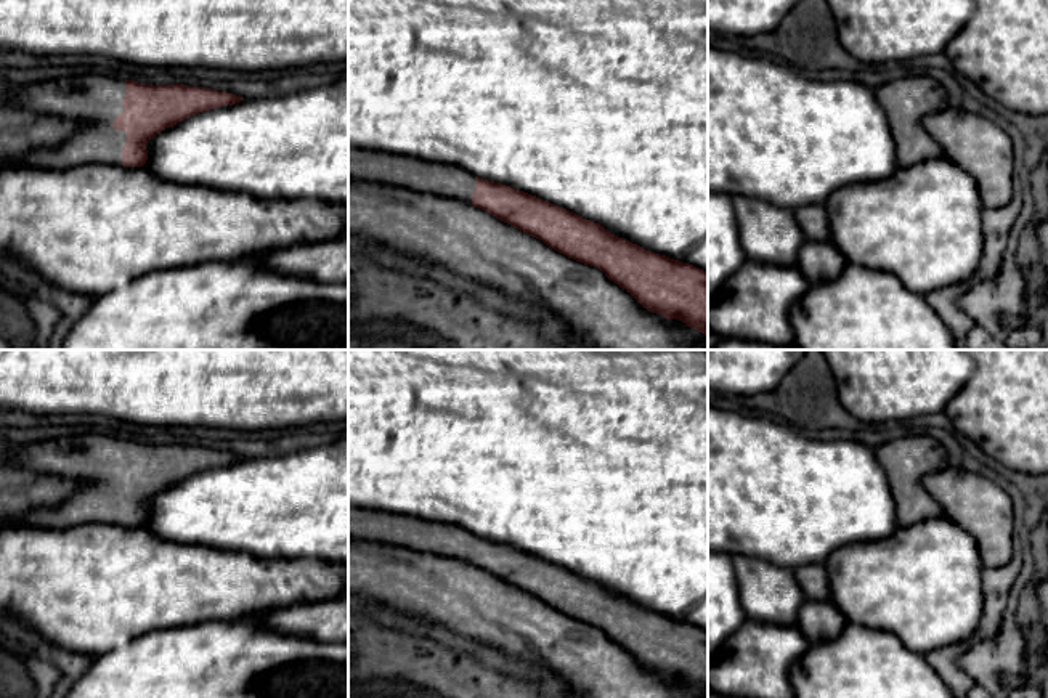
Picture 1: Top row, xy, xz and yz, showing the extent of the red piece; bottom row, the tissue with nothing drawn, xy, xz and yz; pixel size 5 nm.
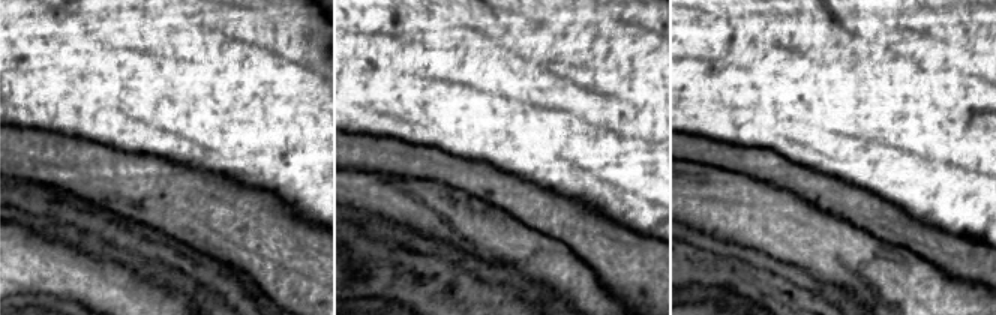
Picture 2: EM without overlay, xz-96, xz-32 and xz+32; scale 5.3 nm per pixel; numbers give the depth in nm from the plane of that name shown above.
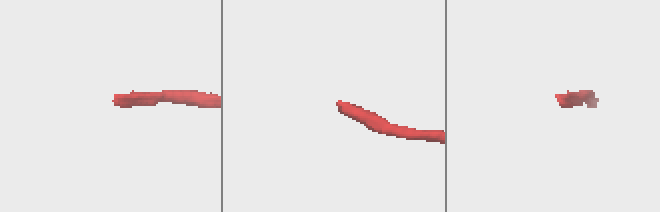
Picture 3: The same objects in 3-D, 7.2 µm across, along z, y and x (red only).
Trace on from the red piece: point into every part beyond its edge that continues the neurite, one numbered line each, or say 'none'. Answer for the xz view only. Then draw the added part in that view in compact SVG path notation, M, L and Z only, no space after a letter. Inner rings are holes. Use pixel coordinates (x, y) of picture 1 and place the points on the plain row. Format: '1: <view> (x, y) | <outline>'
1: xz (443, 539) | M348 505L348 539L406 547L472 565L475 534L457 525Z

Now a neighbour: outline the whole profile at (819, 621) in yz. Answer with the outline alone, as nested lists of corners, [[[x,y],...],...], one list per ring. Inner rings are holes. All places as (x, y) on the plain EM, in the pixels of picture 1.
[[[804,600],[798,610],[798,623],[801,634],[810,643],[823,643],[835,640],[847,626],[847,618],[828,600]]]

